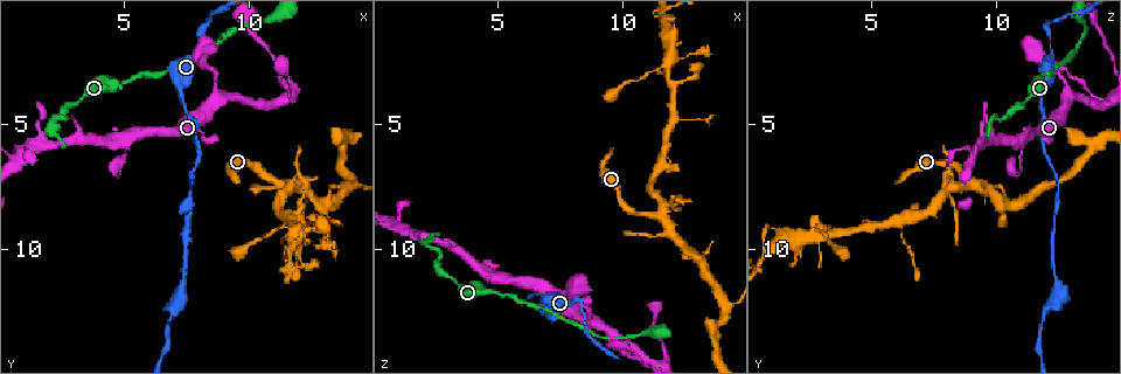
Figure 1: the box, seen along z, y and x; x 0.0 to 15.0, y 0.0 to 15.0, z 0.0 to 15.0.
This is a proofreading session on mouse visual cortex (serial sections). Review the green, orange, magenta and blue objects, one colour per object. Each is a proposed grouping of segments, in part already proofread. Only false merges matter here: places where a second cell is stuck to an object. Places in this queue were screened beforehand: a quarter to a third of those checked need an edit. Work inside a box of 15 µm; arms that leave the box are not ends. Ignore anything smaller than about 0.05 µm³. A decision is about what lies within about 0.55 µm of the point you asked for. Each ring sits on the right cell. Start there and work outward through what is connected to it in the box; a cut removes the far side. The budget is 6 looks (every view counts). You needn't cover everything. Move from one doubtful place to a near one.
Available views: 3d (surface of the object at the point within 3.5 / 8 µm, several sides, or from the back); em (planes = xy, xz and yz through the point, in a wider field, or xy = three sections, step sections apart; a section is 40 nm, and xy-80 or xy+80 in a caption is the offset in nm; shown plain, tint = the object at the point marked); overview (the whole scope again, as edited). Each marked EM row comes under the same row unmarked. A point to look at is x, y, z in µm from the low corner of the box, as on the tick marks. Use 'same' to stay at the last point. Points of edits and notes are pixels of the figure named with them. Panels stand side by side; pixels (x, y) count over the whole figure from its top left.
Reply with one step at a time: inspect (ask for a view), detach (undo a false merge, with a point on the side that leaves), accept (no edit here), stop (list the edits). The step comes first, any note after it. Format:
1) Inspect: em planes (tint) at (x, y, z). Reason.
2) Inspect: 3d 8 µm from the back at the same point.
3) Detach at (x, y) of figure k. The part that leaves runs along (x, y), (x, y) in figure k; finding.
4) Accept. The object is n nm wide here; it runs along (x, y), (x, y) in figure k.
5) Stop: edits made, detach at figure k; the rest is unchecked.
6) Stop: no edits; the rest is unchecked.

Inspect: 3d 8 µm at (4.7, 6.5, 10.6). Sudden change in width.

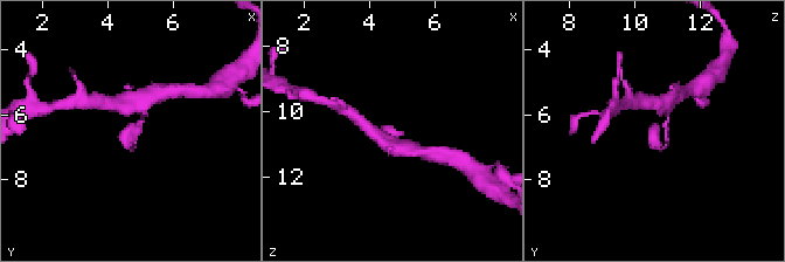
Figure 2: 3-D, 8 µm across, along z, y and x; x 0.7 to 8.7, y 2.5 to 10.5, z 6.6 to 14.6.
Inspect: em planes (tint) at (4.7, 6.4, 10.7).

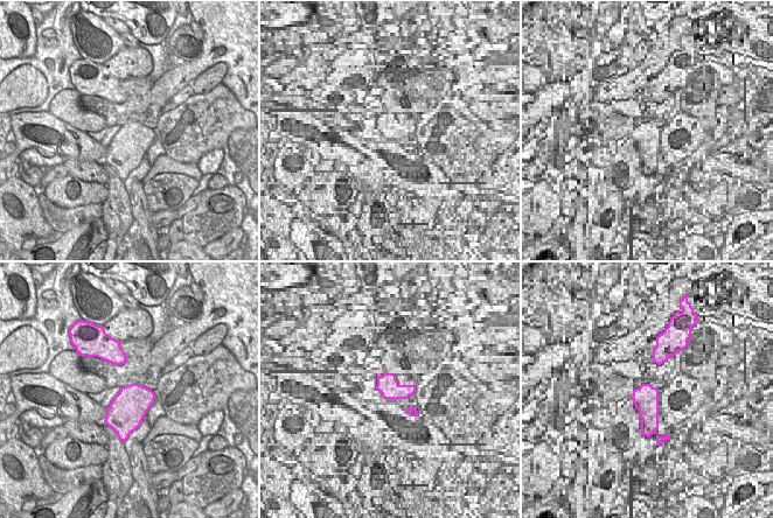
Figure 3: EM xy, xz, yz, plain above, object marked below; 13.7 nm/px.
Accept. It runs along (140, 102), (131, 151) in figure 2; continuous, no second cell.

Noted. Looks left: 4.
Inspect: 3d 3.5 µm at (7.7, 7.7, 12.5). Narrows sharply.

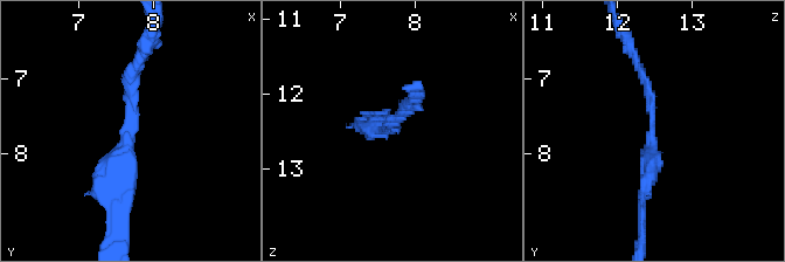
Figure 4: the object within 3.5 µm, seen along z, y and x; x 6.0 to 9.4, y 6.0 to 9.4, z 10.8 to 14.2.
Inspect: em xy step 2 (tint) at (7.75, 7.60, 12.45).

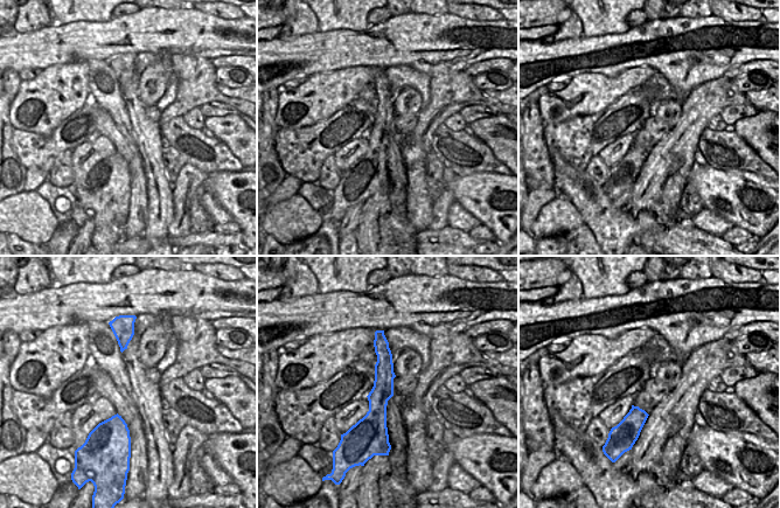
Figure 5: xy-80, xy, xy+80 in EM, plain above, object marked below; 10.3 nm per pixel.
Inspect: em xy step 3 (tint) at the same point. Cut it another way.

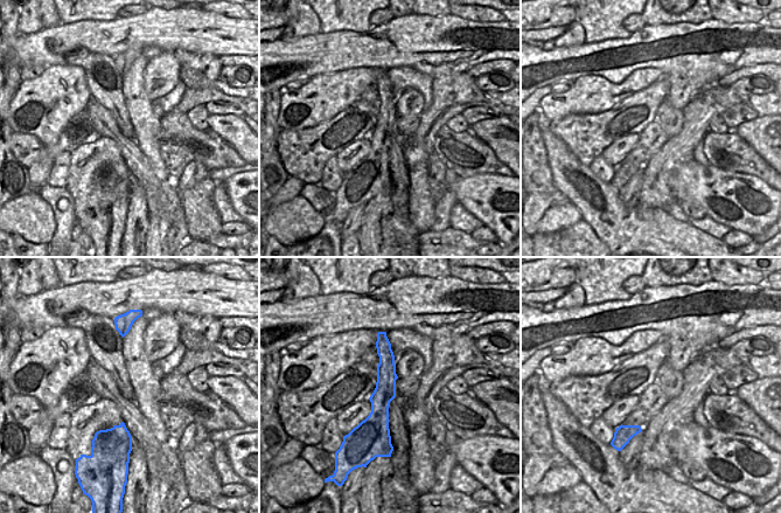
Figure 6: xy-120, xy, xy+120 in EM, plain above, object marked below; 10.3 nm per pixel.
Accept. It runs along (141, 52), (120, 156), (127, 192) in figure 4; one cell here.

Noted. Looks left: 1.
Stop: no edits; the rest is unchecked.

